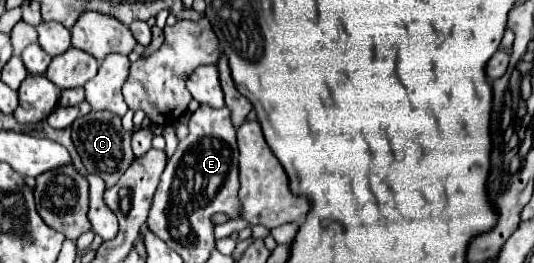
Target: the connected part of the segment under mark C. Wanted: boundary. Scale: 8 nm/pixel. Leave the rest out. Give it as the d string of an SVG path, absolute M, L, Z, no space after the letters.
M90 111L84 117L78 117L72 123L72 141L74 147L86 167L88 173L94 173L104 179L106 189L114 187L118 179L126 173L132 163L132 149L130 149L130 131L126 131L120 123L120 117L108 111Z

